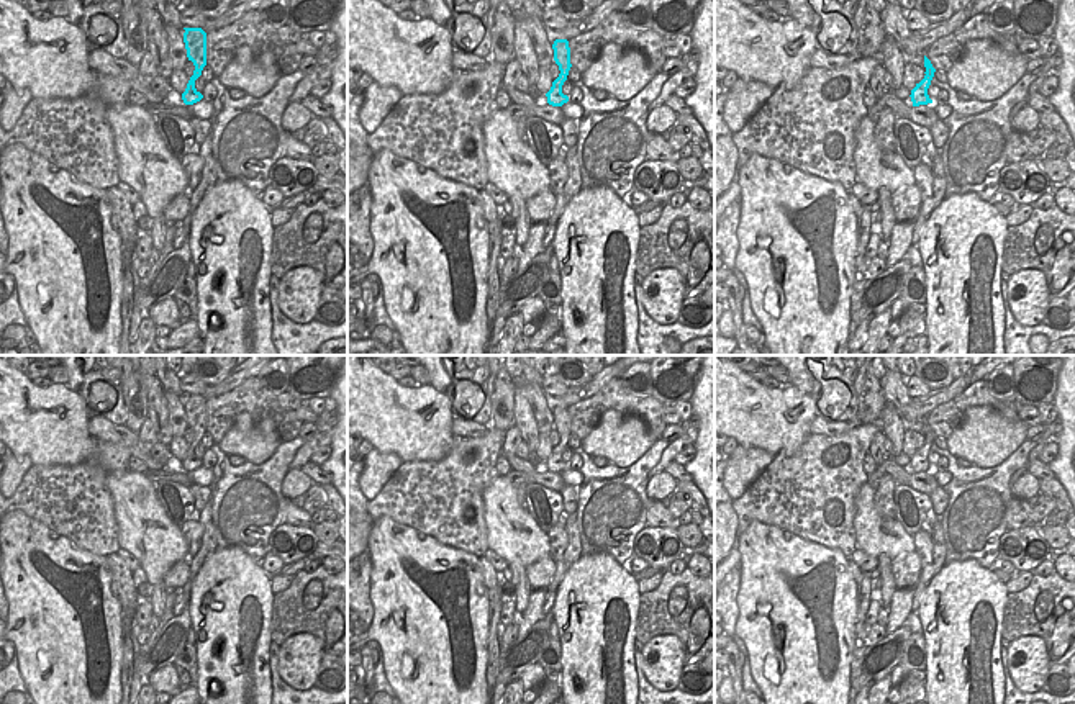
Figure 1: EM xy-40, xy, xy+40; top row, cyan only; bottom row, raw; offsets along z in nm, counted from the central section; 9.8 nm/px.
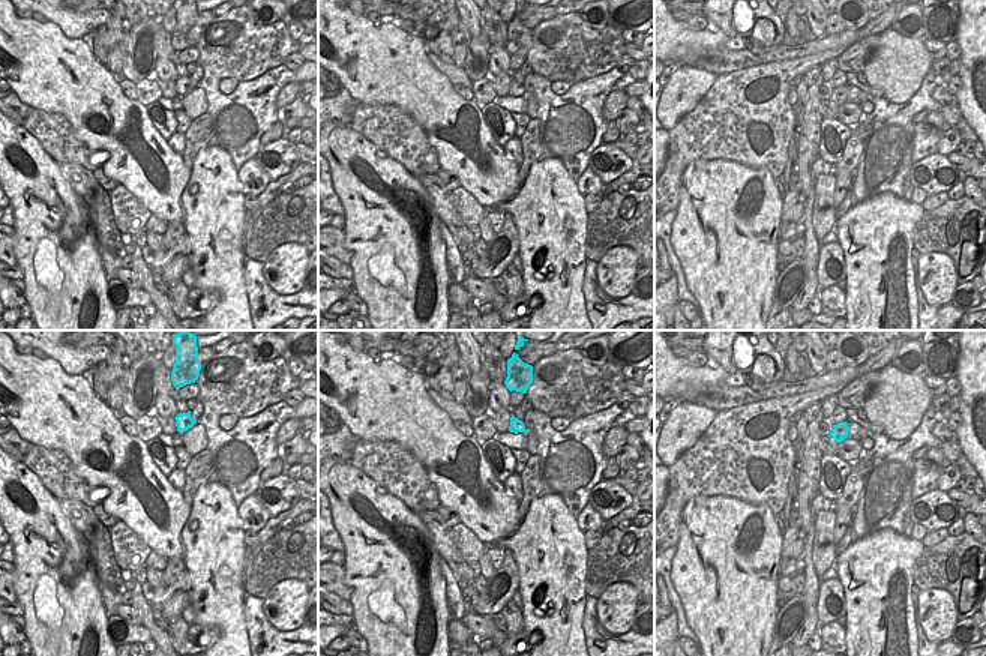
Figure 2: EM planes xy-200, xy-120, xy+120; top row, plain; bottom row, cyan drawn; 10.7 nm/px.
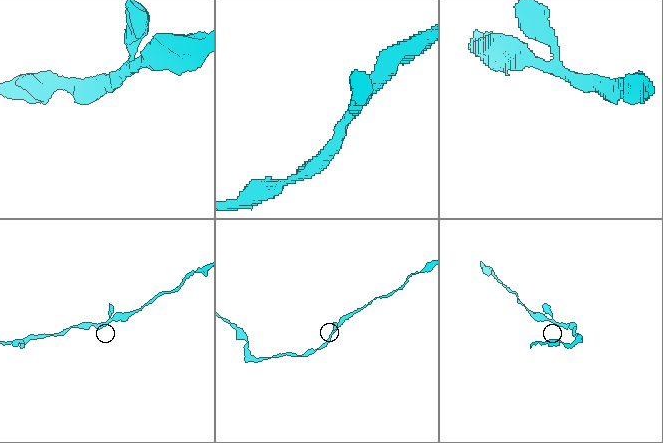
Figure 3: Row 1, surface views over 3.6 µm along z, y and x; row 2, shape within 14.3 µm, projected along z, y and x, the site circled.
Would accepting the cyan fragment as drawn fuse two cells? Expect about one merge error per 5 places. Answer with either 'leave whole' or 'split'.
leave whole

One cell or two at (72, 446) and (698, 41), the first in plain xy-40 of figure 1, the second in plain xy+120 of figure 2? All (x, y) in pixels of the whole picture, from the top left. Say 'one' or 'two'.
one

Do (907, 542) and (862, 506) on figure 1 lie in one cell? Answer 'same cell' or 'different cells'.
same cell

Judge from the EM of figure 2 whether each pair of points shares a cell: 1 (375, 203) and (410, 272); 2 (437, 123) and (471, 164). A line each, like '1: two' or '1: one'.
1: one
2: one

